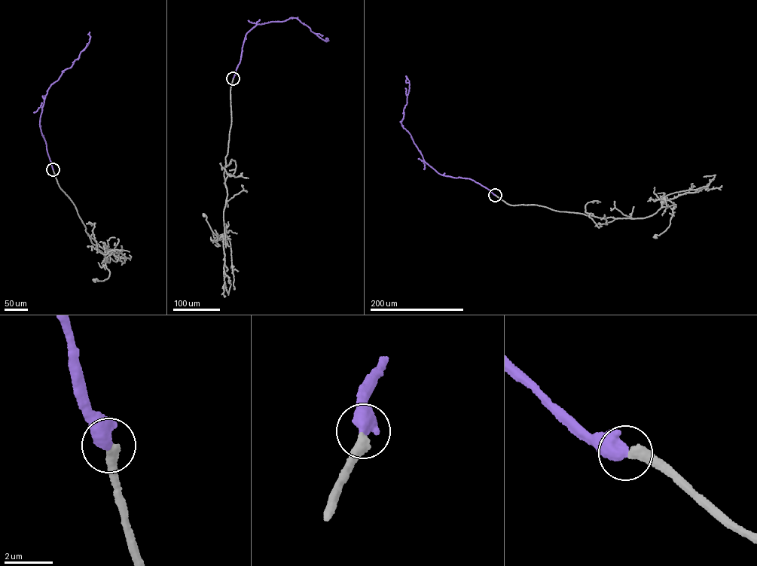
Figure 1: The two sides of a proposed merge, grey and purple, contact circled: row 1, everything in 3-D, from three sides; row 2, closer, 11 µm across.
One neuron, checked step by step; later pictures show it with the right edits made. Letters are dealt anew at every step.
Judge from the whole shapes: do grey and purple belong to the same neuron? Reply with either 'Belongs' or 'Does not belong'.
Belongs

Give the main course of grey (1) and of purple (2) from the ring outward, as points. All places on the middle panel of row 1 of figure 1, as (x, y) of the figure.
1: (233, 79), (231, 122), (224, 174), (227, 194), (224, 236), (215, 241), (217, 236), (204, 215)
2: (233, 78), (245, 34), (257, 24), (296, 17), (322, 39), (328, 40)

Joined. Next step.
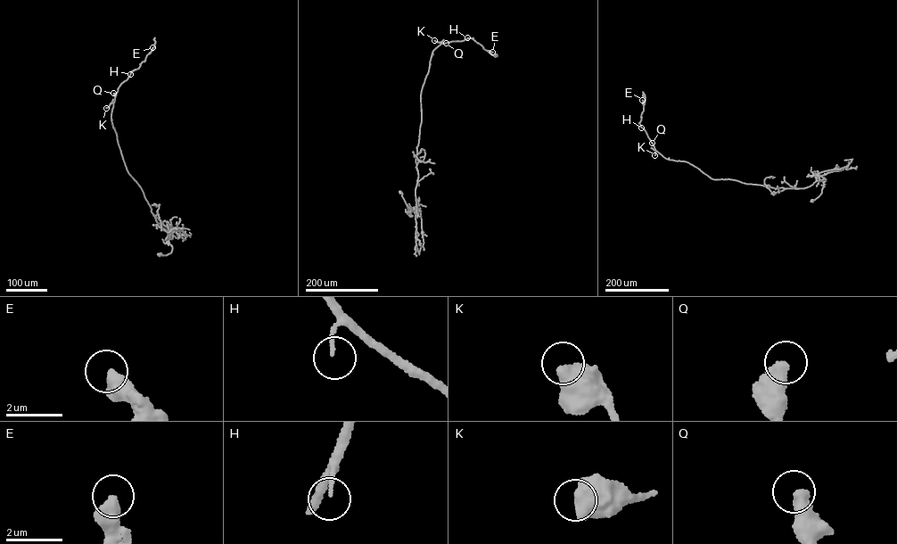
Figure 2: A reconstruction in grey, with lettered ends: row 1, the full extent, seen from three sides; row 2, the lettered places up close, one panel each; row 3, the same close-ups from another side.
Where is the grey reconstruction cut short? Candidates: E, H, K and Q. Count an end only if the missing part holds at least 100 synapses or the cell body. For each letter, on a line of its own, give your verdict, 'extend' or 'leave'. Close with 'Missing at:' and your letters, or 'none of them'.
E: leave
H: leave
K: leave
Q: leave
Missing at: none of them

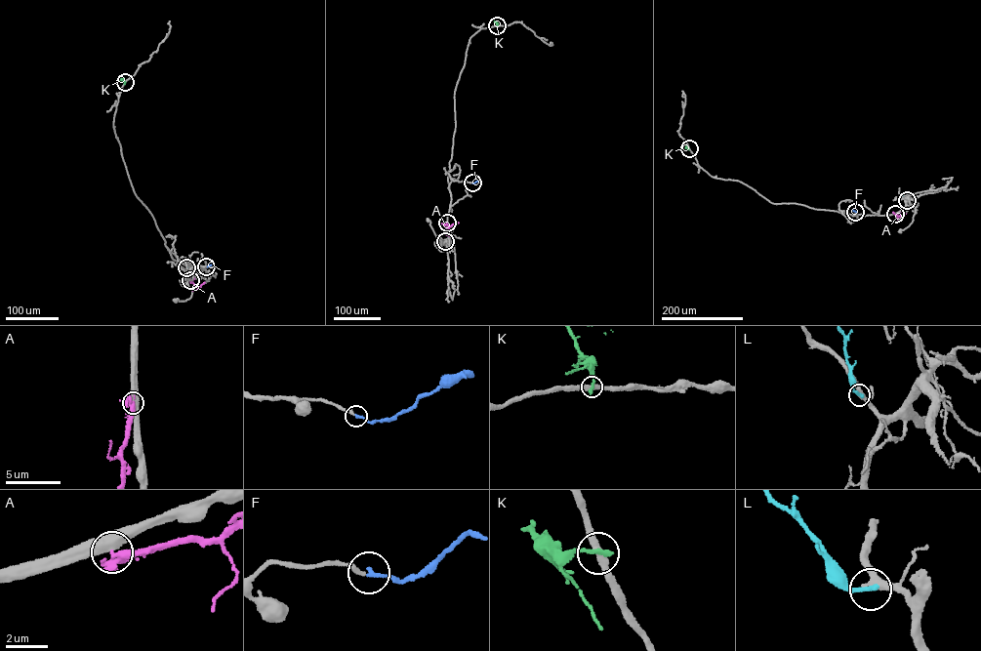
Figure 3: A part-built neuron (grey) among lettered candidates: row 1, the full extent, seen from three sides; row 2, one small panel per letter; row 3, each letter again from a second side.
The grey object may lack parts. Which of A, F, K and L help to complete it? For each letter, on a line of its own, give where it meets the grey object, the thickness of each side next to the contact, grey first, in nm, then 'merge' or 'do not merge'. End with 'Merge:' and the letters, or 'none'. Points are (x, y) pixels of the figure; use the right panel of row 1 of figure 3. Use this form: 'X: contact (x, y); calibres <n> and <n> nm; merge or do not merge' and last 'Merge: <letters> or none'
A: contact (895, 214); calibres 500 and 220 nm; do not merge
F: contact (855, 212); calibres 190 and 170 nm; merge
K: contact (689, 148); calibres 340 and 220 nm; do not merge
L: contact (907, 200); calibres 360 and 240 nm; do not merge
Merge: F

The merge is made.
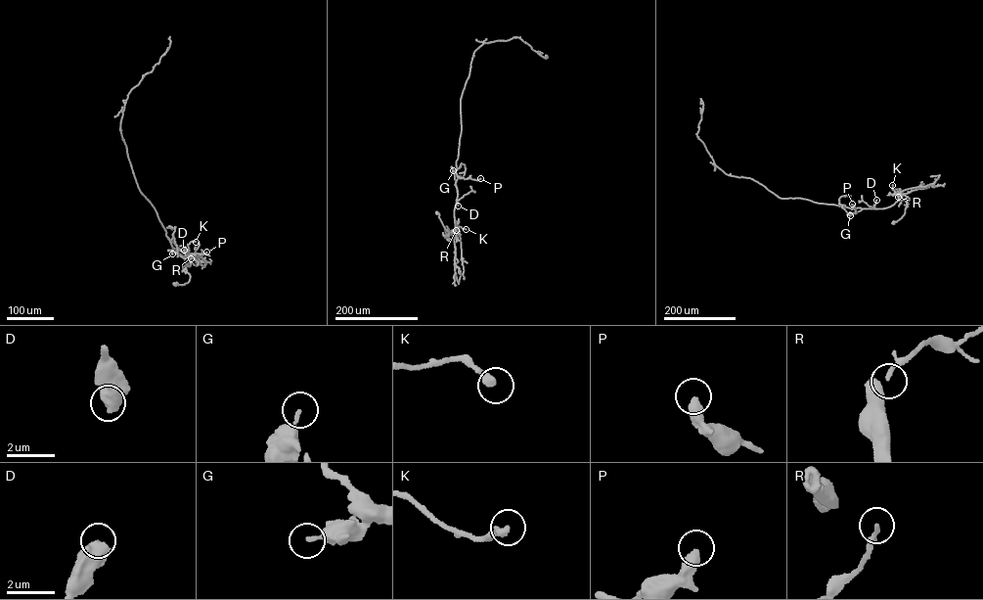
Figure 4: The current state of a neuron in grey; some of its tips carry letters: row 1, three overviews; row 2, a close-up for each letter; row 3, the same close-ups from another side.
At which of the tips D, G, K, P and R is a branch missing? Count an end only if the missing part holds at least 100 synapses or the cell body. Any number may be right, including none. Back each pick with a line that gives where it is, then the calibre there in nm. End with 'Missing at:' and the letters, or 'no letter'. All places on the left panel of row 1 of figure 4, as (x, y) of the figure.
Missing at: no letter

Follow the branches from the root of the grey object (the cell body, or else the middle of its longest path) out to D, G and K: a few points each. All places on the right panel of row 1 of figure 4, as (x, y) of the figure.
D: (893, 223), (904, 215), (906, 202), (899, 195), (891, 206), (873, 208), (876, 200)
G: (893, 223), (904, 215), (907, 207), (899, 195), (890, 206), (863, 208), (850, 212), (850, 215)
K: (893, 223), (904, 215), (907, 204), (892, 189), (892, 185)

